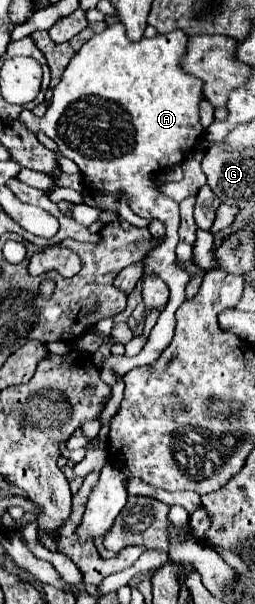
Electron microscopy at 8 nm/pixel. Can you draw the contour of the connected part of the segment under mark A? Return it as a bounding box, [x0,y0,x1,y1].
[19,21,205,379]

